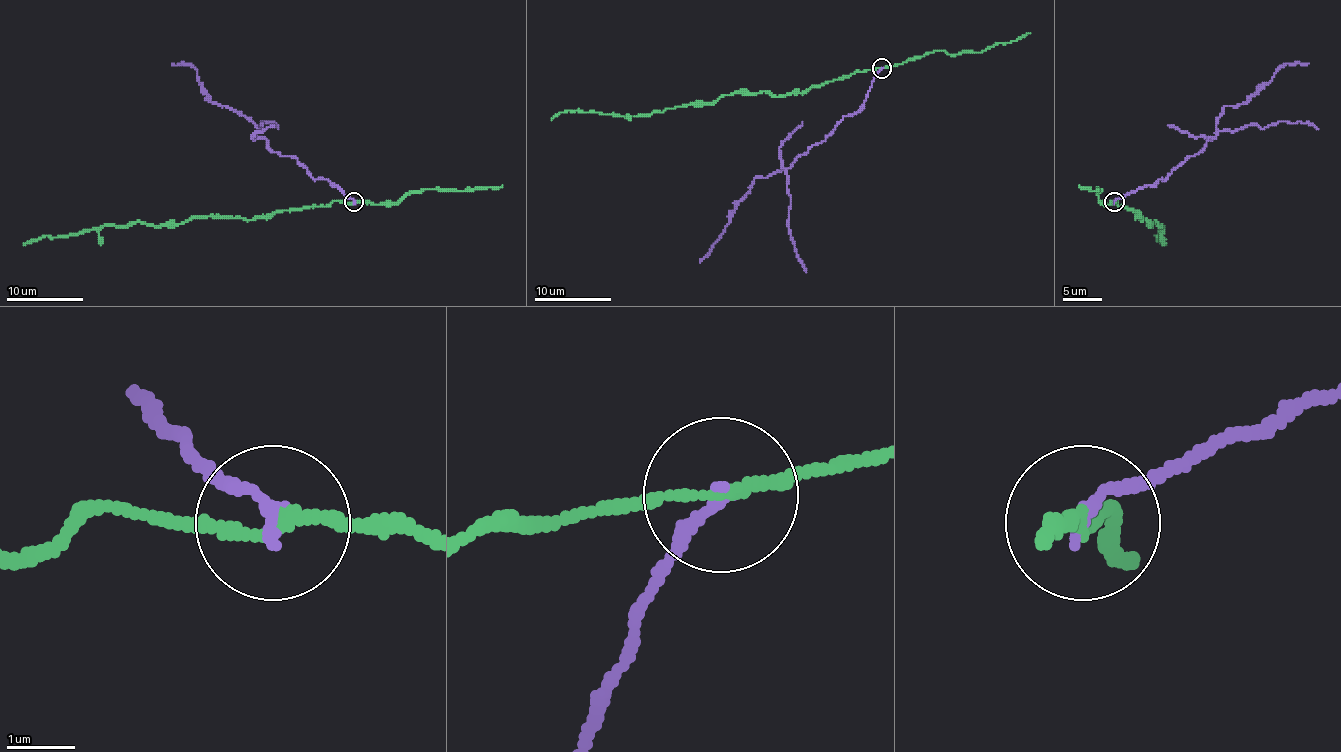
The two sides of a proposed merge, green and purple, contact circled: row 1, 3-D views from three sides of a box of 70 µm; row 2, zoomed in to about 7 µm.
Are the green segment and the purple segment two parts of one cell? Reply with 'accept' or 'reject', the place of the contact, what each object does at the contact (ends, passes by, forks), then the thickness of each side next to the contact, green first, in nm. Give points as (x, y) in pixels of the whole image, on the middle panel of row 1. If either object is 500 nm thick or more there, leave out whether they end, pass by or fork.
reject | (882, 68) | green passes by | purple ends | 150/180 nm

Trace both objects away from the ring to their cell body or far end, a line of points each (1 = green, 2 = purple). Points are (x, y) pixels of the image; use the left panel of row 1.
1: (353, 202), (332, 200), (253, 220), (193, 216), (183, 223), (137, 222), (44, 235), (23, 245)
2: (353, 202), (295, 158), (274, 152), (257, 127), (214, 104), (189, 63), (172, 63)

